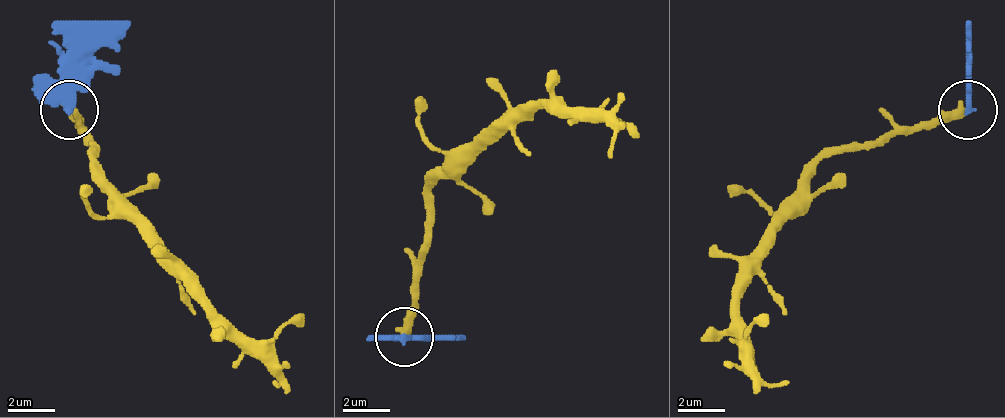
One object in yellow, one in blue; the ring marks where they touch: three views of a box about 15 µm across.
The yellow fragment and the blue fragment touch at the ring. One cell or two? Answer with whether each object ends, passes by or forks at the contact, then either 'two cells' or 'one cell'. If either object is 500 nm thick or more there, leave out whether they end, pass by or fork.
yellow ends there; blue ends there; two cells

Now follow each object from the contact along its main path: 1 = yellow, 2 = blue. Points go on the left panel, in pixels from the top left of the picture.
1: (70, 114), (76, 125), (94, 143), (111, 202), (281, 377), (275, 383)
2: (70, 108), (70, 79), (129, 20)

